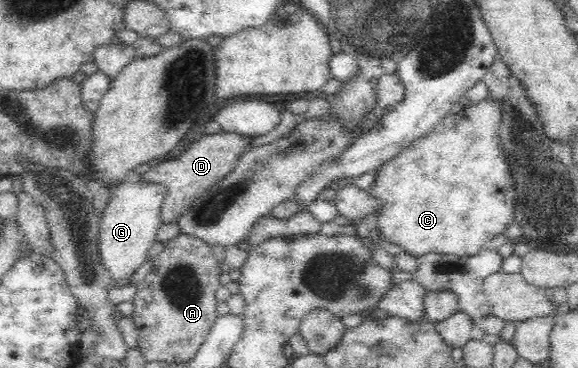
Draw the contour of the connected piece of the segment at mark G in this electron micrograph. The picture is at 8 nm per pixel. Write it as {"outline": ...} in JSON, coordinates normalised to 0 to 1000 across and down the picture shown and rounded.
{"outline":[[[209,495],[192,516],[192,535],[173,598],[173,693],[192,742],[196,777],[211,774],[230,739],[256,709],[256,682],[270,660],[272,622],[280,611],[280,560],[289,527],[277,495]]]}

